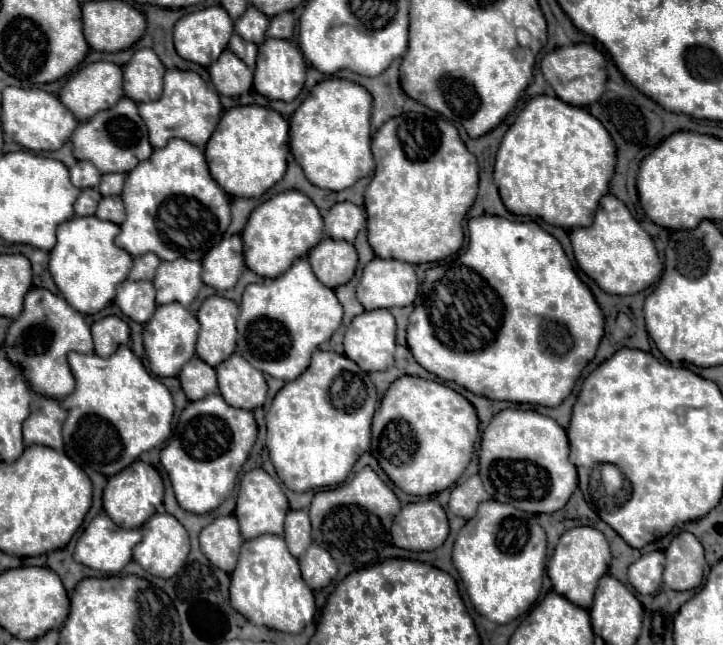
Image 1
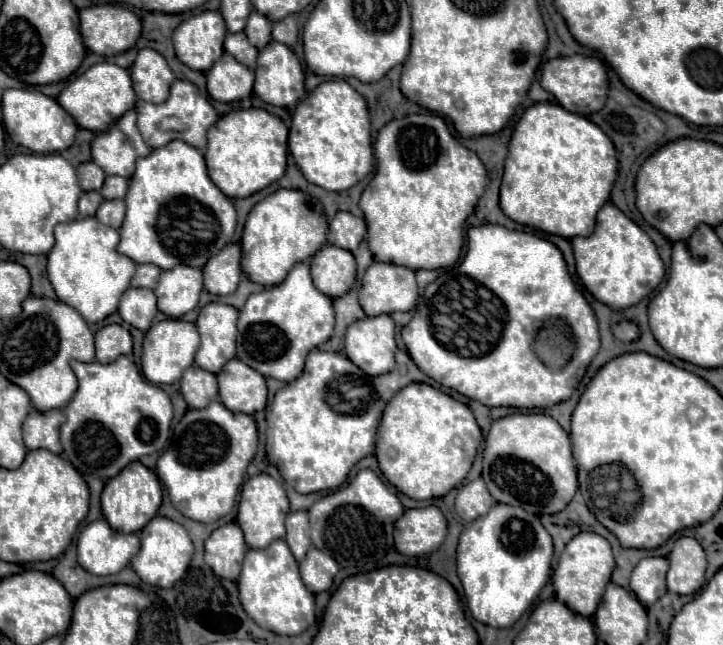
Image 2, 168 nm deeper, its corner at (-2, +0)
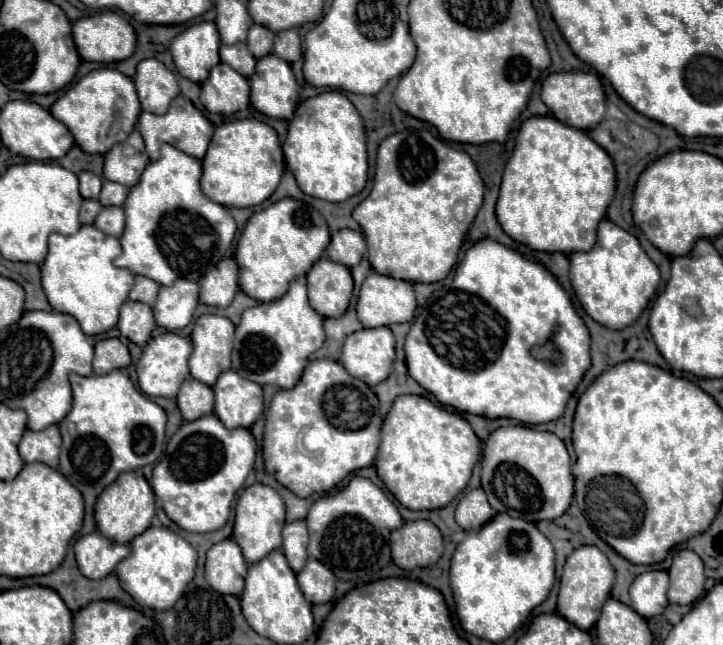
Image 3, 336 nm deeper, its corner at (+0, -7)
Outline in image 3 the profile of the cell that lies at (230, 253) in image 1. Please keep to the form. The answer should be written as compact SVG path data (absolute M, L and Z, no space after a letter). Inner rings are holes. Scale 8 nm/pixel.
M221 259L215 269L211 269L199 281L201 297L199 301L213 307L227 307L235 293L239 291L239 277L237 277L237 263L235 259Z

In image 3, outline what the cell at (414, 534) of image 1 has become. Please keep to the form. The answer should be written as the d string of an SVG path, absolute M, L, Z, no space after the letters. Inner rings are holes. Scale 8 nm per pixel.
M409 521L391 533L391 557L401 569L429 567L443 555L443 537L431 521Z

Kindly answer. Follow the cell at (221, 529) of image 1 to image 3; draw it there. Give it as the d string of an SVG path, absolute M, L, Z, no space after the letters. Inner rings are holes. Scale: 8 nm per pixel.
M223 539L207 551L205 579L221 595L241 595L247 561L233 539Z

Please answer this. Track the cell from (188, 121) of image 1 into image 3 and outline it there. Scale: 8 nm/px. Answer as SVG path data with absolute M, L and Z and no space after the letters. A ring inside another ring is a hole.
M183 95L173 99L173 103L171 103L171 107L169 107L169 111L165 115L155 115L155 113L143 111L139 121L137 121L137 127L139 127L139 133L141 133L143 141L145 141L145 153L149 153L151 161L155 161L159 157L159 149L161 149L163 143L169 143L169 145L181 149L183 153L187 153L187 155L191 155L195 159L203 159L203 155L207 151L207 145L209 145L209 141L213 137L213 125Z

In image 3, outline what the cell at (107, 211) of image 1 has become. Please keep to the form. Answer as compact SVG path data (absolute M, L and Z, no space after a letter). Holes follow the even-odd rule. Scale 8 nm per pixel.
M105 207L97 219L95 219L95 227L101 229L105 235L111 237L121 237L123 229L125 229L125 215L121 207Z

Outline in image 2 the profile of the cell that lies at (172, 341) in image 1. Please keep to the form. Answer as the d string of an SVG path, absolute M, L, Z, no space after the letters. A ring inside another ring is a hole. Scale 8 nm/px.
M161 320L153 324L143 338L143 374L153 384L173 384L181 378L183 370L193 364L199 348L199 334L193 322L185 320Z

